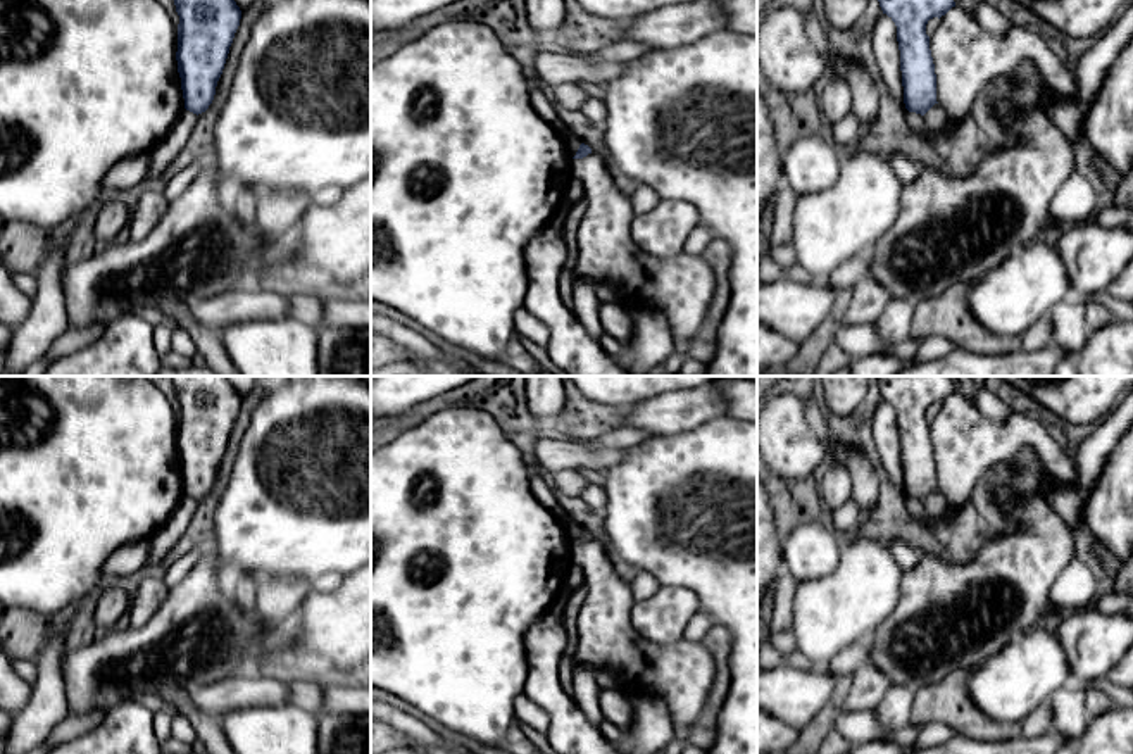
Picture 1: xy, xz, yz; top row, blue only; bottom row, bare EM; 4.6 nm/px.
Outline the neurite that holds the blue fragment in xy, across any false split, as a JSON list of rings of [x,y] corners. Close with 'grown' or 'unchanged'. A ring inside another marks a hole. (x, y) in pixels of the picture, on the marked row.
[[[174,0],[174,5],[185,109],[198,116],[214,100],[241,10],[235,0]]]; unchanged

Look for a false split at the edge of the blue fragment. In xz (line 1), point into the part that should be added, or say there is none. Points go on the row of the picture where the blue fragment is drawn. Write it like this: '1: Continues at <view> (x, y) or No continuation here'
1: No continuation here

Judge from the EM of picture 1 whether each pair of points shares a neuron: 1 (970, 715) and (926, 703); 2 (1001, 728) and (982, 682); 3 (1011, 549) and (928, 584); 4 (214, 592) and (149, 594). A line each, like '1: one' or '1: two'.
1: one
2: two
3: one
4: two

